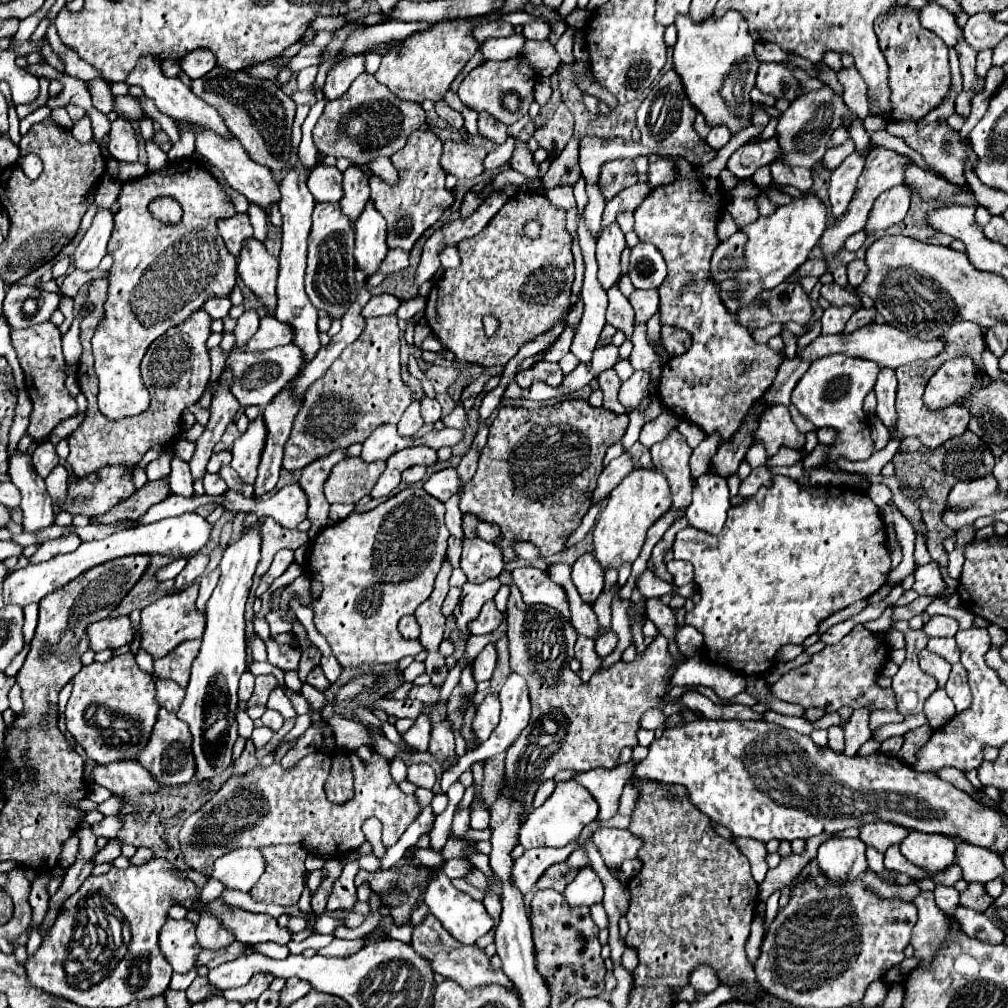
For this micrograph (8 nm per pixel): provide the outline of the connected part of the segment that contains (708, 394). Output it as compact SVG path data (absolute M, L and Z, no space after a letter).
M675 161L673 165L679 171L679 179L651 191L635 209L633 225L639 239L653 243L669 267L669 275L659 287L661 323L683 327L693 337L687 353L665 363L659 397L671 413L693 421L703 433L719 433L719 445L723 445L735 437L749 409L771 387L785 355L773 351L769 345L755 343L751 331L737 325L737 317L727 313L719 297L715 297L717 283L709 281L709 261L719 245L715 229L725 205L719 181L695 179L693 169L683 165L683 161Z

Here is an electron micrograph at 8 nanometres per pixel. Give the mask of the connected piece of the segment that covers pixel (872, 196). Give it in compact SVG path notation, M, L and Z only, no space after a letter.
M875 147L875 149L869 153L869 157L865 159L863 173L861 173L859 183L857 183L857 191L855 191L855 195L853 195L853 199L851 199L851 205L847 207L847 213L843 213L843 217L835 219L833 227L831 227L831 229L825 229L825 233L823 233L823 237L821 237L821 247L823 247L823 255L825 255L825 257L831 257L835 251L839 251L839 249L843 247L843 243L845 243L845 239L847 239L849 235L853 235L855 231L861 231L861 229L865 227L867 215L869 215L875 199L877 199L883 191L887 191L887 189L903 183L905 167L907 167L909 163L911 163L911 157L903 157L903 155L899 155L899 153L891 151L891 149L885 149L885 147Z

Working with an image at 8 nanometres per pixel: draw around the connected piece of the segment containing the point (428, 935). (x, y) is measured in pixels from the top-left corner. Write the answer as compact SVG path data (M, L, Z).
M429 915L421 925L413 927L411 945L419 955L423 955L431 963L435 973L441 973L443 977L453 979L463 989L477 989L477 987L485 987L485 985L499 985L499 987L505 987L509 991L513 989L513 983L507 979L507 975L501 969L497 969L497 973L495 973L485 951L477 949L475 945L459 945L451 937L451 933L447 933L447 929L443 929L443 925L433 915Z

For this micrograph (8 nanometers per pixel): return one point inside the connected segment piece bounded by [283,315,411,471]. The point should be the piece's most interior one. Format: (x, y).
(362, 389)

